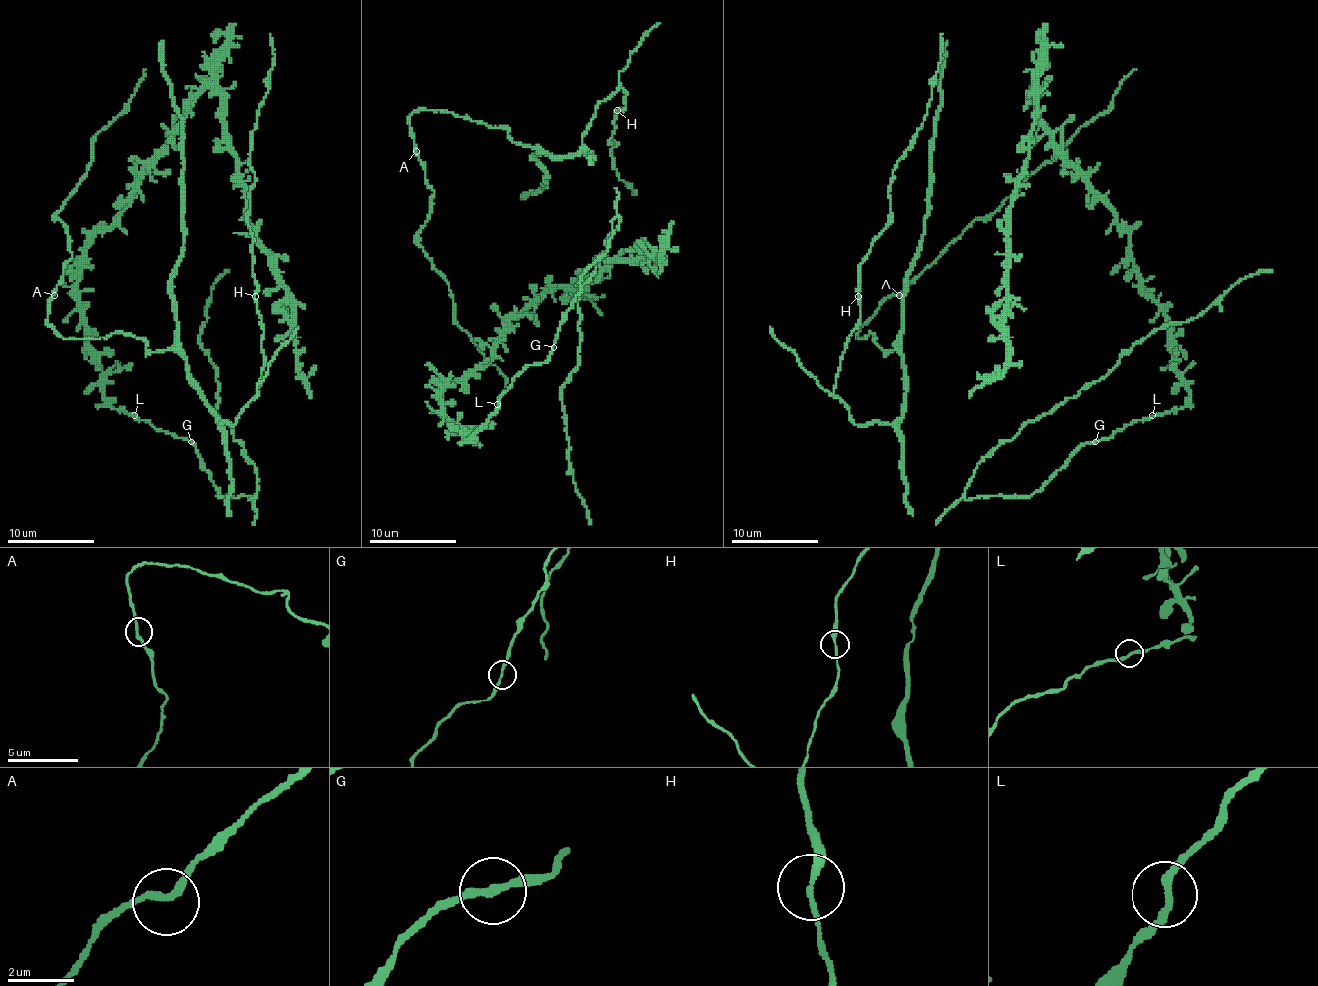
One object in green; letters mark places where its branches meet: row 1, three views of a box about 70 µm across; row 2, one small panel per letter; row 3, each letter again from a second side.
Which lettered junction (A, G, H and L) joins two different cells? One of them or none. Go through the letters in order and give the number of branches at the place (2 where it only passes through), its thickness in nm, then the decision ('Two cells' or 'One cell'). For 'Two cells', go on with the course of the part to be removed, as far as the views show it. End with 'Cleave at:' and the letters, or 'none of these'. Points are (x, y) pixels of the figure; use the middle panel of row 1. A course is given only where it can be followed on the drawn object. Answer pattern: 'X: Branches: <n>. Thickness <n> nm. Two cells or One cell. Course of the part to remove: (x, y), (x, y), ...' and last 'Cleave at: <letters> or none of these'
A: Branches: 2. Thickness 200 nm. One cell
G: Branches: 2. Thickness 200 nm. One cell
H: Branches: 2. Thickness 200 nm. One cell
L: Branches: 2. Thickness 220 nm. One cell
Cleave at: none of these

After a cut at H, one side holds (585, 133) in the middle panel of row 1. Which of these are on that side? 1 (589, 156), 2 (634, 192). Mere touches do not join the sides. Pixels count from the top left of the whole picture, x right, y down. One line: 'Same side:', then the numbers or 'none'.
Same side: 1

